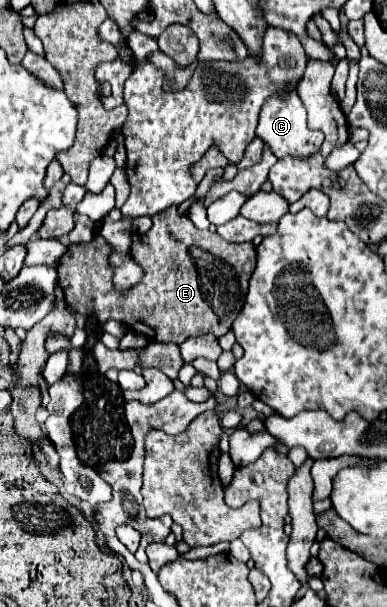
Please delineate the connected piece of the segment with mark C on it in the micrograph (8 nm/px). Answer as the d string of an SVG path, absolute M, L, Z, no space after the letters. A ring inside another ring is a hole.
M286 85L282 95L274 93L274 97L268 97L268 101L262 105L256 135L272 149L272 153L276 157L284 157L284 155L308 157L308 155L316 153L322 145L322 133L314 133L306 125L304 103L300 101L300 97L292 85Z

